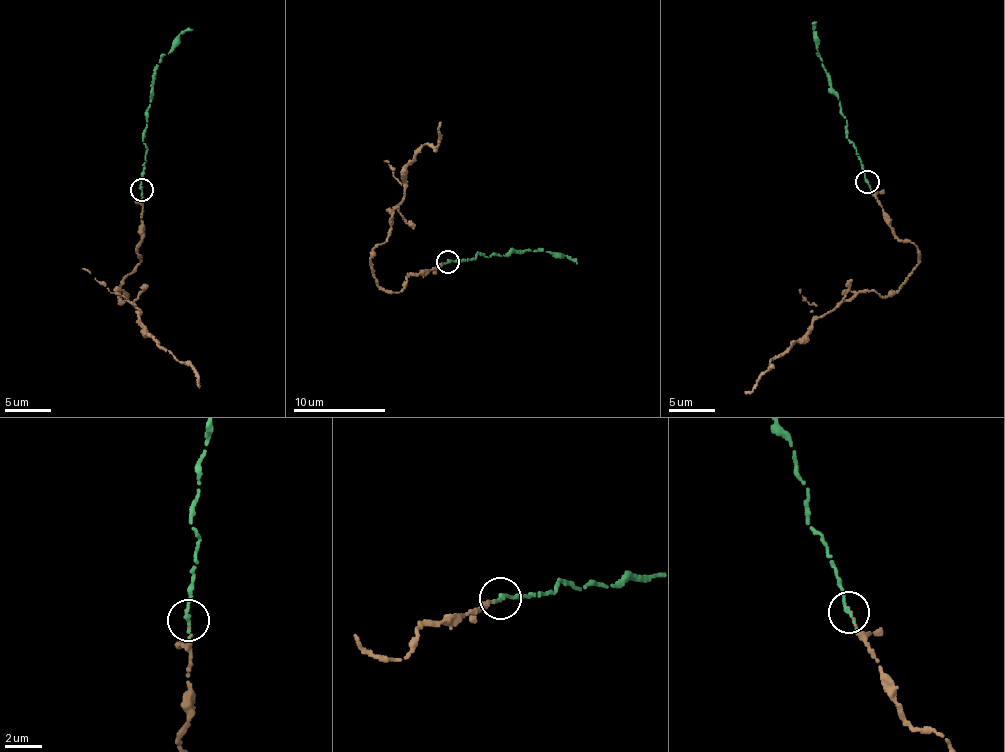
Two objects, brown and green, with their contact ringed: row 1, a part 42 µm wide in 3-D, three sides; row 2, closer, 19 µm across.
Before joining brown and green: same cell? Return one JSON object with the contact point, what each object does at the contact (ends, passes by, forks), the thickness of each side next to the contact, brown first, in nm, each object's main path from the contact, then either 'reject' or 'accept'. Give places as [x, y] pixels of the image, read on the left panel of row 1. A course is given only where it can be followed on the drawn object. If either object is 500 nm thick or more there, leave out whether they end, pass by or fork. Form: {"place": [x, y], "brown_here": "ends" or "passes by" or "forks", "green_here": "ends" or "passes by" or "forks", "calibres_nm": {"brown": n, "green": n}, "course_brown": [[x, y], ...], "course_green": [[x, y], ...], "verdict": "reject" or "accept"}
{"place": [141, 189], "brown_here": "ends", "green_here": "ends", "calibres_nm": {"brown": 140, "green": 220}, "course_brown": [[141, 190], [139, 264], [124, 278], [117, 297], [122, 303], [125, 293], [143, 327], [192, 367], [198, 384]], "course_green": [[141, 190], [145, 153], [143, 140], [153, 70], [180, 33], [193, 30]], "verdict": "accept"}

